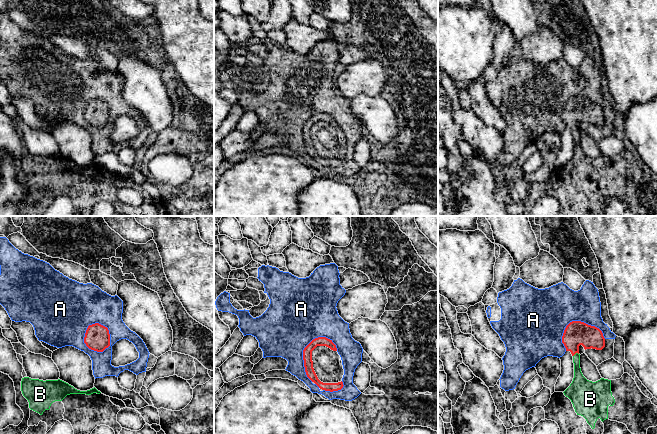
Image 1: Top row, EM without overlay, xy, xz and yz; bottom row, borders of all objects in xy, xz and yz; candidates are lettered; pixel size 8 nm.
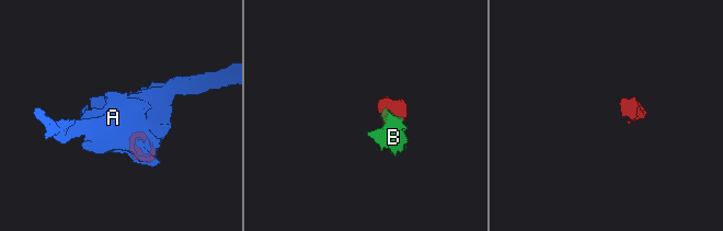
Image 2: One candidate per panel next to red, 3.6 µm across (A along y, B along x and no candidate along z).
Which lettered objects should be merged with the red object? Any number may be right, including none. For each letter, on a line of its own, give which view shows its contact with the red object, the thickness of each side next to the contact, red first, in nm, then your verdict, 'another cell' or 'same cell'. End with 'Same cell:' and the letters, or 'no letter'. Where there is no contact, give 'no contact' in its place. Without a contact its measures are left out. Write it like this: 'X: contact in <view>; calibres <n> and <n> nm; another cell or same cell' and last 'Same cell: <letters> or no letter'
A: contact in xy; calibres 200 and 420 nm; another cell
B: contact in yz; calibres 200 and 120 nm; same cell
Same cell: B

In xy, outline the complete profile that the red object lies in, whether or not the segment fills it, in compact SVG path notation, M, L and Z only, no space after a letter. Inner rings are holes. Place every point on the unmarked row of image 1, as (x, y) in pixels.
M99 99L89 101L85 109L84 119L91 126L103 128L110 122L108 104Z

